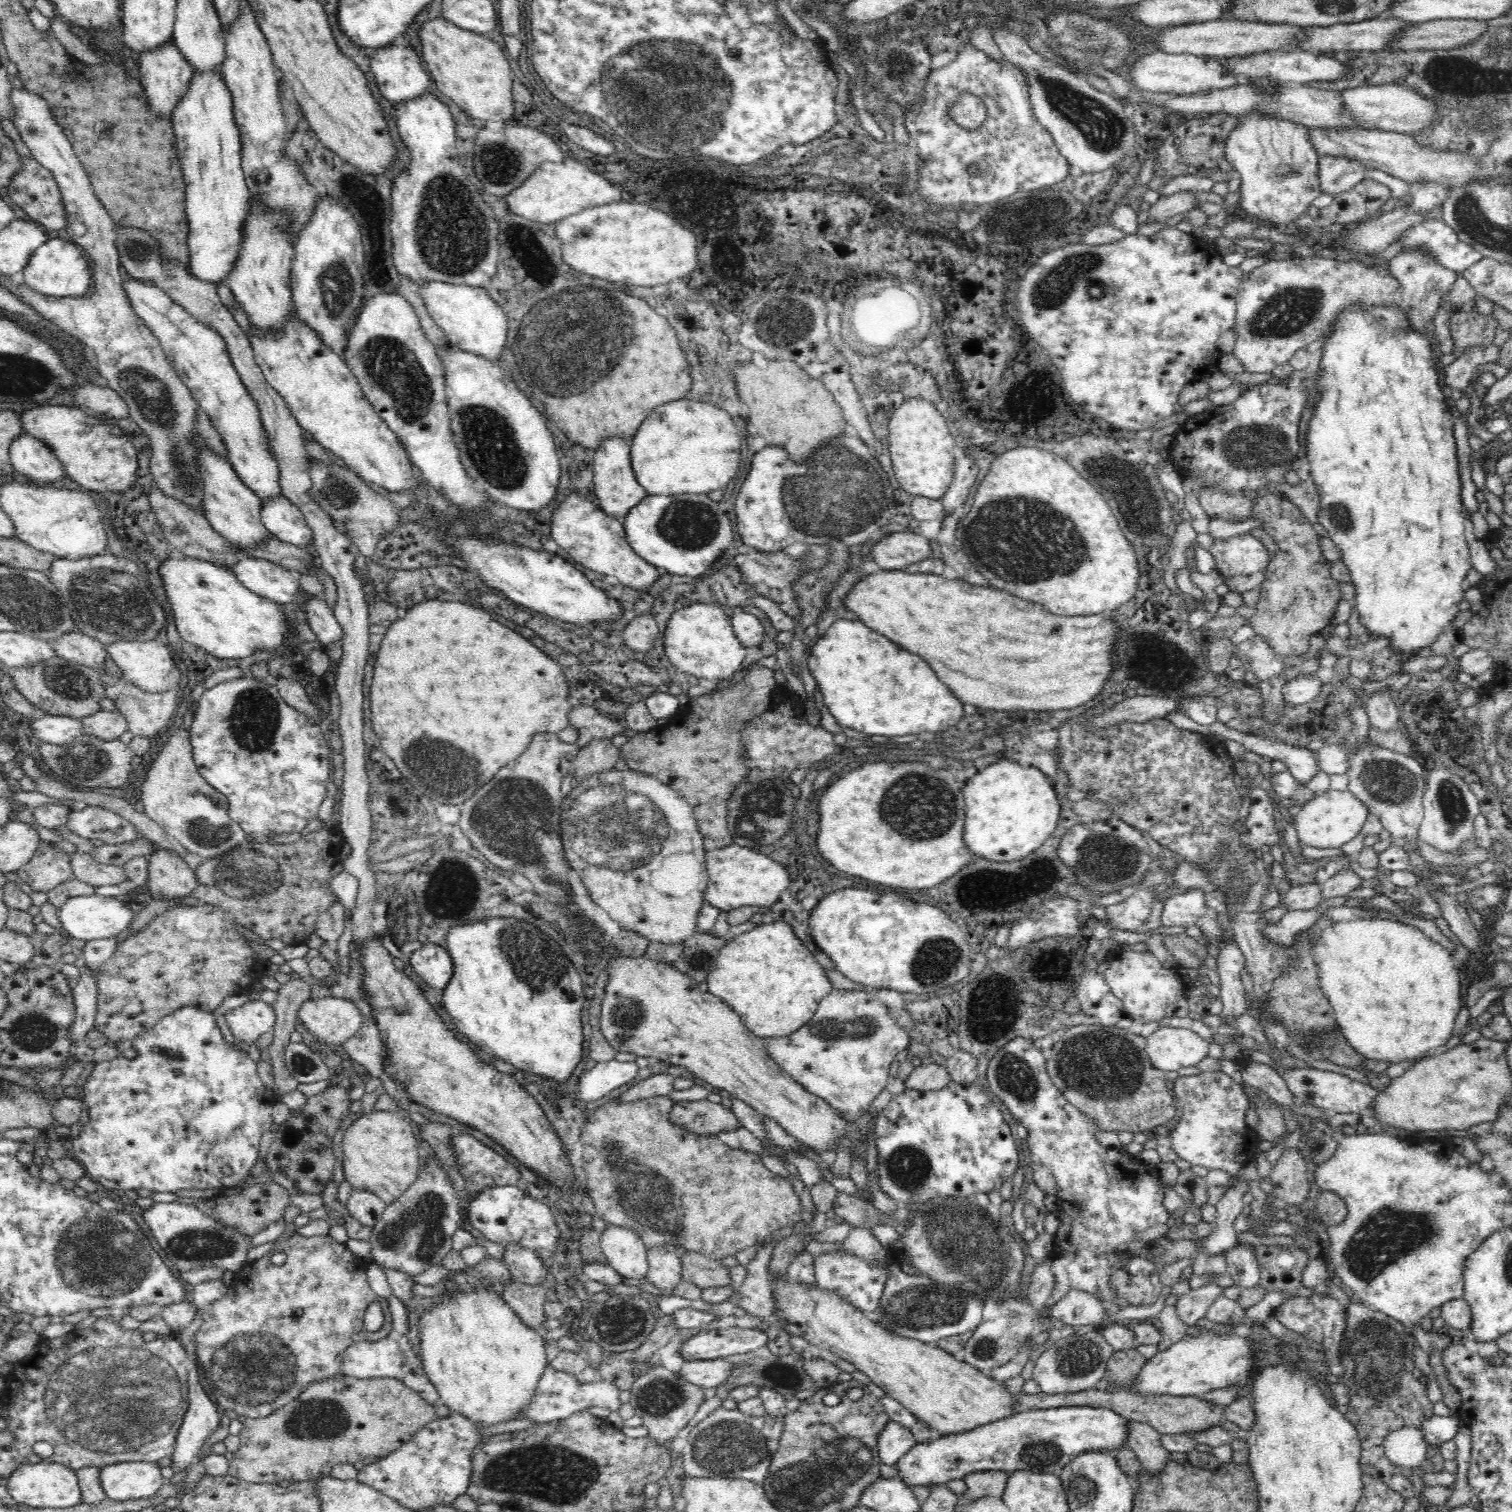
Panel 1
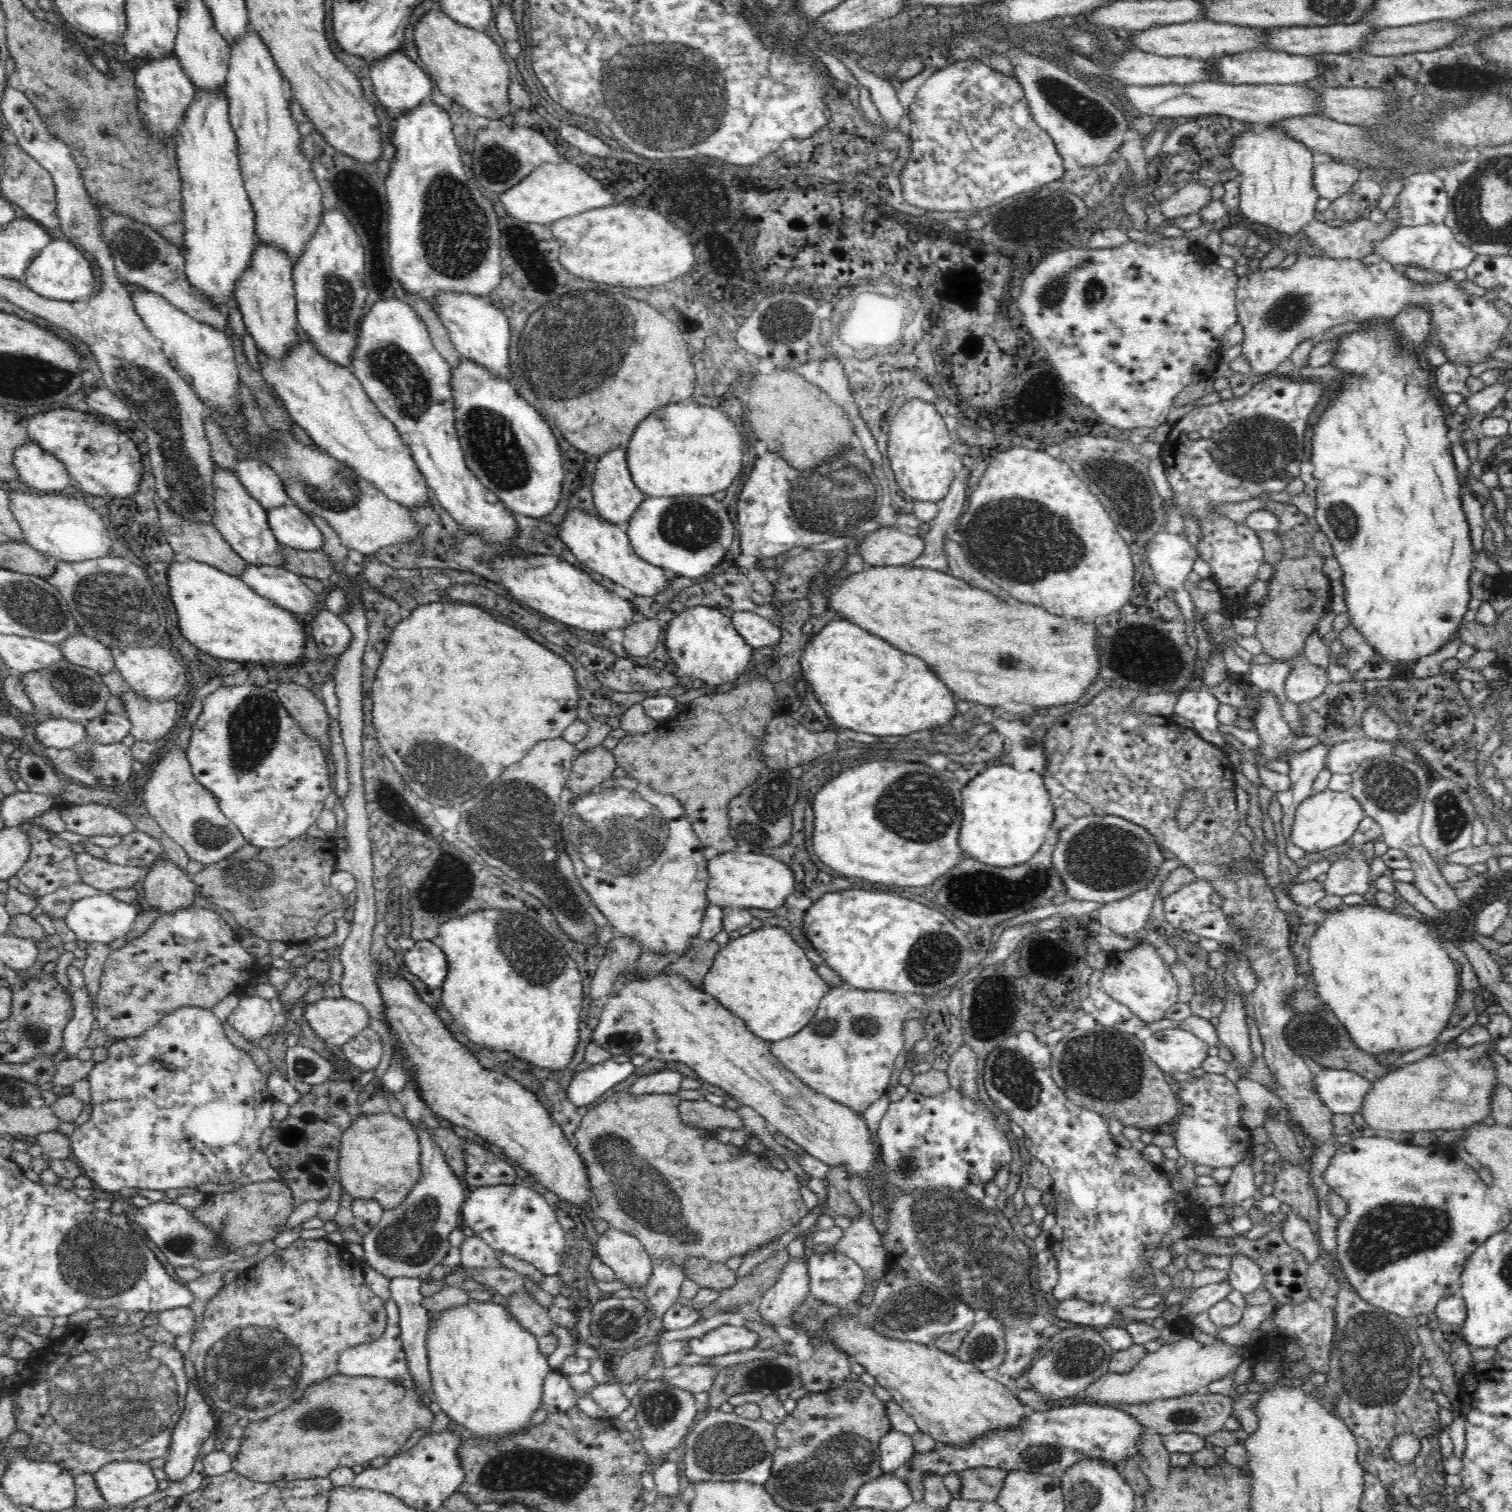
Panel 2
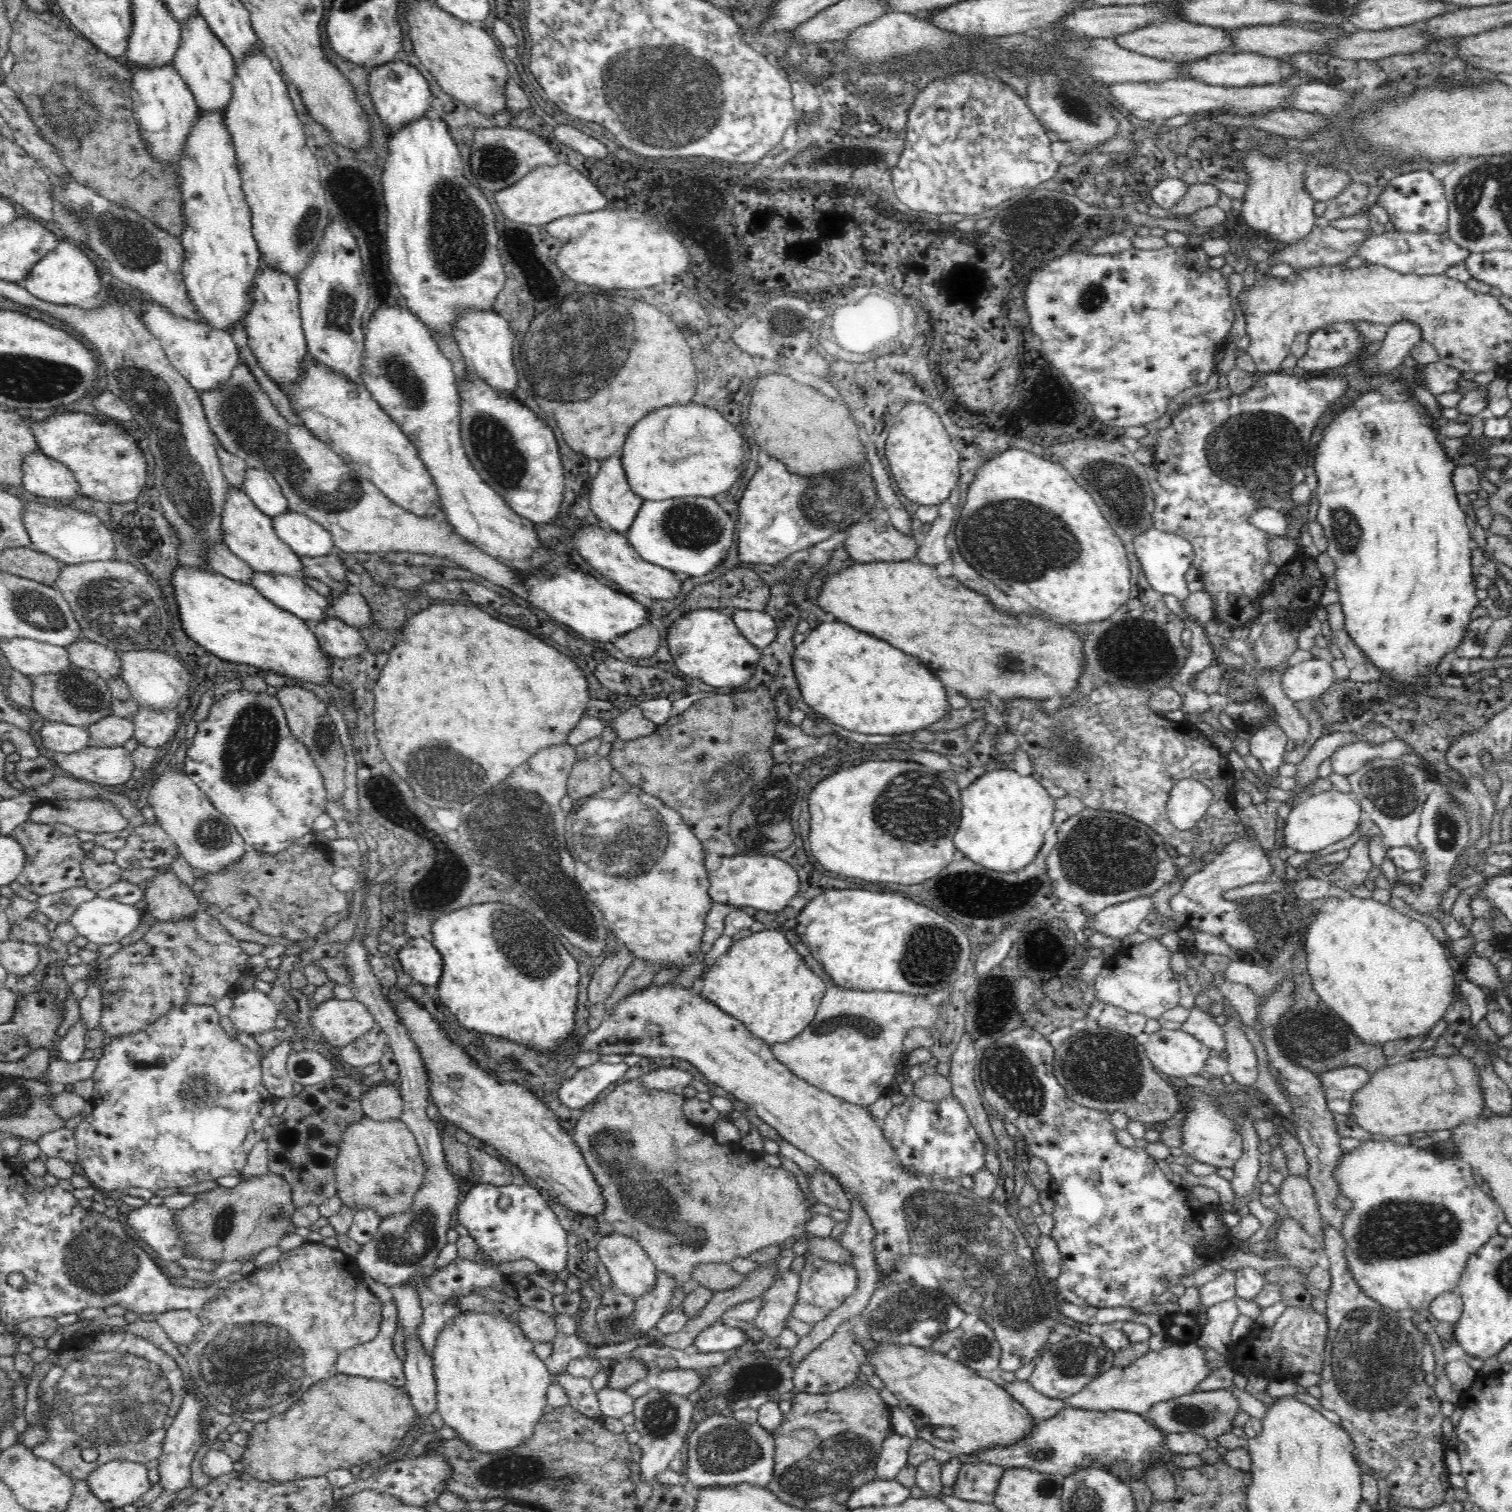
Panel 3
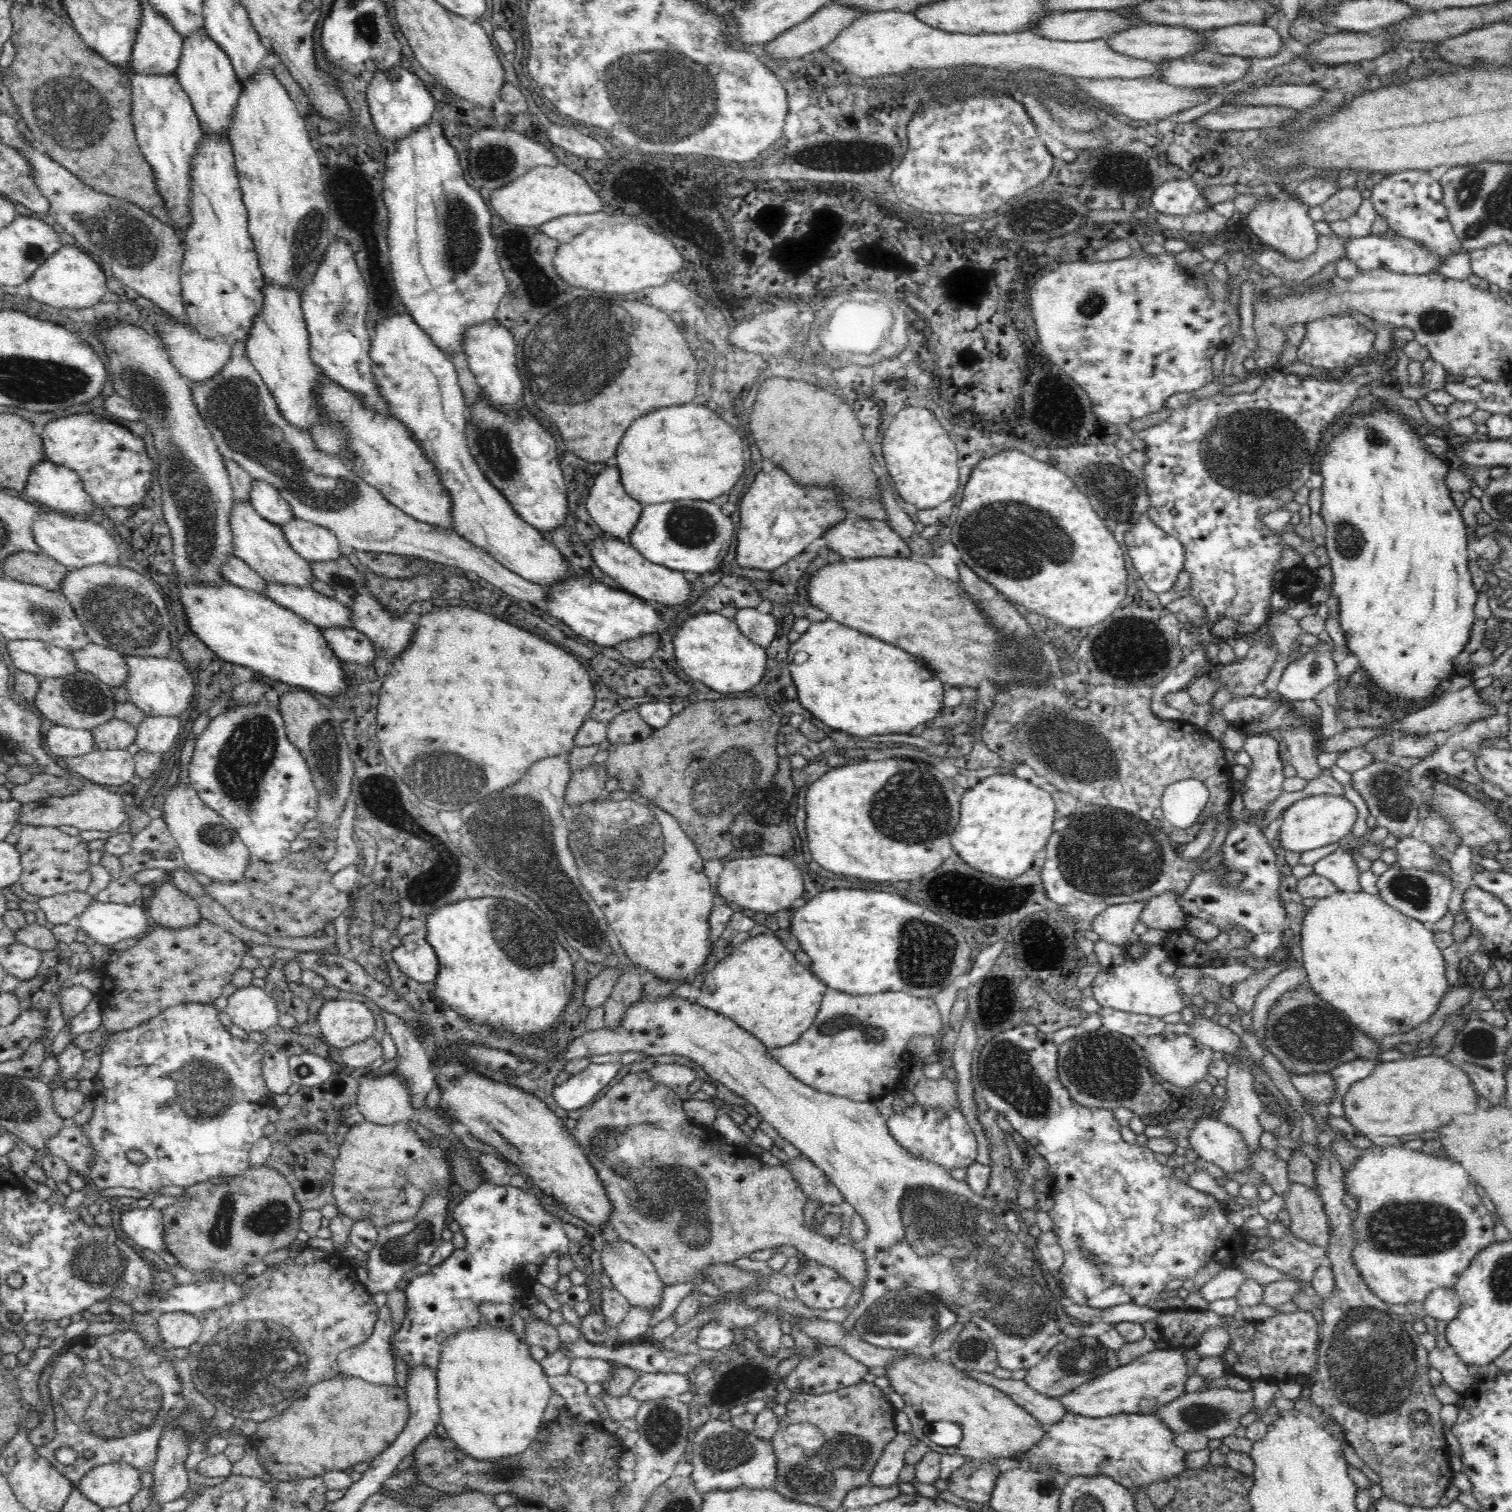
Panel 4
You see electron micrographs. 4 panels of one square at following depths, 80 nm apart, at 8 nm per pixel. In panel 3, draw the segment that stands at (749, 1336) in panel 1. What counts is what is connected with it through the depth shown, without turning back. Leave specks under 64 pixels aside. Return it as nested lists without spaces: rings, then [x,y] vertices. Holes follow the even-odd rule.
[[[716,1322],[702,1329],[696,1336],[693,1345],[695,1350],[703,1353],[724,1352],[741,1347],[747,1341],[737,1324],[732,1322]]]

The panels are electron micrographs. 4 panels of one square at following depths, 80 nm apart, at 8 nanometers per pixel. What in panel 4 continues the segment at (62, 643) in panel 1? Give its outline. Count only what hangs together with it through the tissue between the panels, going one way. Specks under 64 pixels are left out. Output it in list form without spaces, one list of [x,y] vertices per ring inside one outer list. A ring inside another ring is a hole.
[[[92,642],[82,650],[72,651],[72,655],[78,670],[90,672],[110,688],[125,686],[128,680],[125,654]]]

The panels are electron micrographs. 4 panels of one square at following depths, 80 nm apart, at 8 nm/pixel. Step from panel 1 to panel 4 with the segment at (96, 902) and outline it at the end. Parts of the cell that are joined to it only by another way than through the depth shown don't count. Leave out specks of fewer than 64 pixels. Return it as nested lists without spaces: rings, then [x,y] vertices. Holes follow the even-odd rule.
[[[99,902],[88,906],[80,916],[76,918],[78,924],[94,942],[110,948],[111,945],[126,940],[126,938],[138,938],[146,933],[148,916],[138,905],[118,904],[114,902]]]

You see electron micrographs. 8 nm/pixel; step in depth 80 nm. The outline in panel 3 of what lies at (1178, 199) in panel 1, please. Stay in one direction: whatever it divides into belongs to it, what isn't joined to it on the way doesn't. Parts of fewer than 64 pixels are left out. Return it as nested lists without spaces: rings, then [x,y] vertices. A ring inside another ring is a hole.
[[[1192,184],[1188,185],[1186,196],[1167,211],[1167,214],[1174,216],[1188,216],[1200,208],[1216,206],[1220,200],[1221,190],[1213,184]]]

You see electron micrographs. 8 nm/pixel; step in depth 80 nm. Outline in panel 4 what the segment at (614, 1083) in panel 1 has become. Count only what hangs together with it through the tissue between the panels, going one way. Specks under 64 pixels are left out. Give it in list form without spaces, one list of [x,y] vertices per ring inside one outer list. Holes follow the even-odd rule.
[[[590,1063],[588,1068],[573,1074],[562,1085],[555,1086],[552,1097],[560,1109],[576,1110],[594,1103],[598,1093],[616,1078],[622,1064]]]

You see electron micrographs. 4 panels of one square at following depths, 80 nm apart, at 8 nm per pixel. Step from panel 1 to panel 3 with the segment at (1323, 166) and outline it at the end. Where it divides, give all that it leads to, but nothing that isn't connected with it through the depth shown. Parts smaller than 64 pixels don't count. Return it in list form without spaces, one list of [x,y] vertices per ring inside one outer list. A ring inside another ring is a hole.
[[[1310,167],[1305,176],[1305,189],[1318,202],[1326,202],[1350,184],[1348,173],[1334,167]]]

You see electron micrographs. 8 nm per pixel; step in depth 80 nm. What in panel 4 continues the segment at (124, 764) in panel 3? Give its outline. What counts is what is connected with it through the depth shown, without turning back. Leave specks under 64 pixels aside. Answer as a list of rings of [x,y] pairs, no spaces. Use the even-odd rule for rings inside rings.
[[[92,750],[82,756],[61,759],[66,768],[99,785],[120,786],[136,776],[134,755],[127,750]]]

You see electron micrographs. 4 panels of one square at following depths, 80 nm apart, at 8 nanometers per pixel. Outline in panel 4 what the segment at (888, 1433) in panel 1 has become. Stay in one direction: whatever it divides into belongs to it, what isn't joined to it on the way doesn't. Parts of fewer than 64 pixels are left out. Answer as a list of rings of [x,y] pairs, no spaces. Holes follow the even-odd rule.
[[[900,1432],[892,1443],[886,1446],[882,1457],[874,1466],[869,1482],[878,1488],[890,1488],[898,1483],[902,1468],[906,1465],[905,1454],[911,1446],[913,1433]]]

